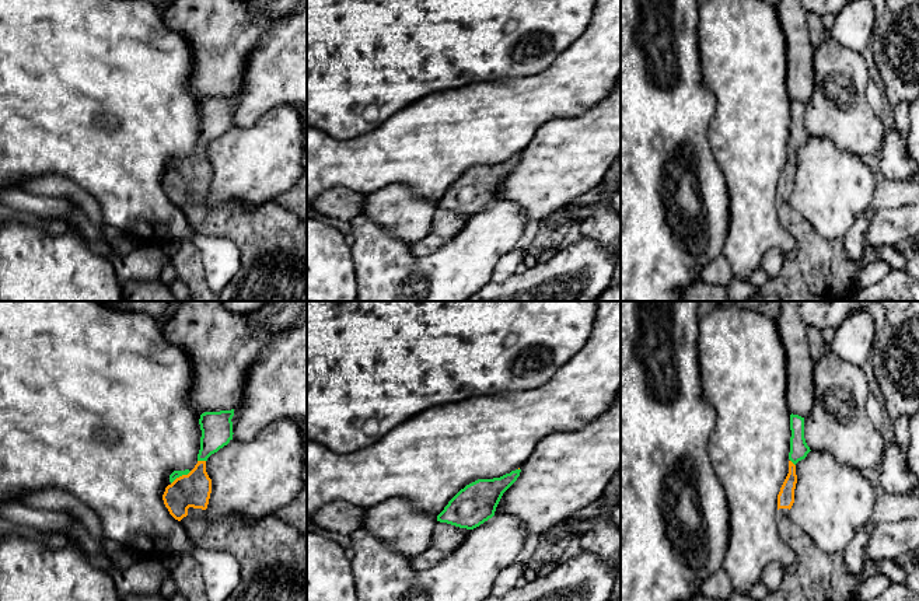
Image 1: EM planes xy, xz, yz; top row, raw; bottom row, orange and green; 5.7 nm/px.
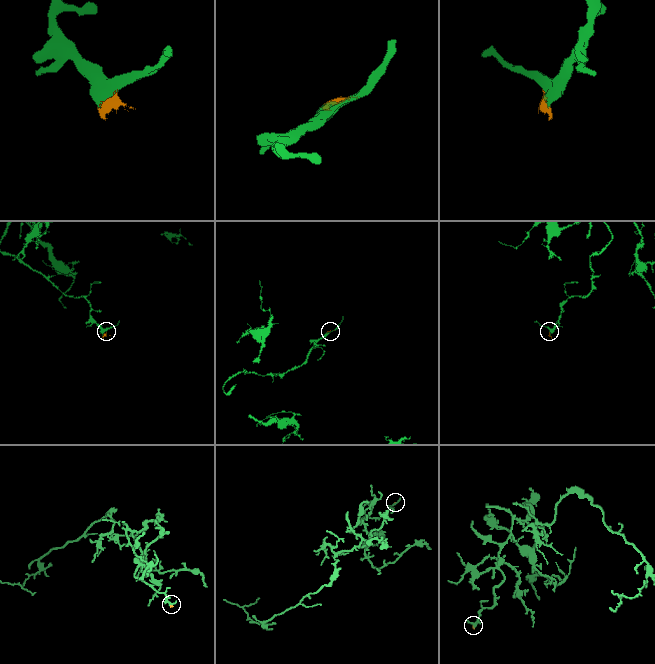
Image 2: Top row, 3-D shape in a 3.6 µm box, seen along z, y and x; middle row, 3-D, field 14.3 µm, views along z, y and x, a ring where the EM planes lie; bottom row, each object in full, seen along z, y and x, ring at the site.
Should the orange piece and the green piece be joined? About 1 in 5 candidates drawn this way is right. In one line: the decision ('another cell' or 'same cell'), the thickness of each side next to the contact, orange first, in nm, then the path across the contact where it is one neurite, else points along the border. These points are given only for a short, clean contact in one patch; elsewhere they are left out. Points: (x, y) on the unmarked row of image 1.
same cell; 190 nm thick on the orange side, 50 nm on the other; runs through xy (194, 175), (182, 161), (175, 160)

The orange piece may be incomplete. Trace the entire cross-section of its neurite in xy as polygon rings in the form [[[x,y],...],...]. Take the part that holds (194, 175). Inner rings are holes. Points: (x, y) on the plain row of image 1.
[[[234,95],[220,98],[205,98],[200,101],[199,111],[202,116],[200,136],[198,150],[192,157],[174,157],[170,161],[170,171],[165,174],[163,186],[170,200],[178,206],[186,216],[193,230],[202,235],[226,237],[231,240],[241,252],[241,269],[234,279],[219,293],[214,293],[205,276],[205,265],[198,244],[186,240],[181,244],[178,252],[172,256],[172,265],[181,279],[189,289],[195,301],[307,301],[307,221],[293,214],[276,200],[269,200],[254,207],[242,207],[240,203],[226,203],[223,206],[206,206],[191,203],[188,195],[206,196],[212,179],[212,165],[206,158],[207,144],[227,132],[233,126],[233,105]]]

